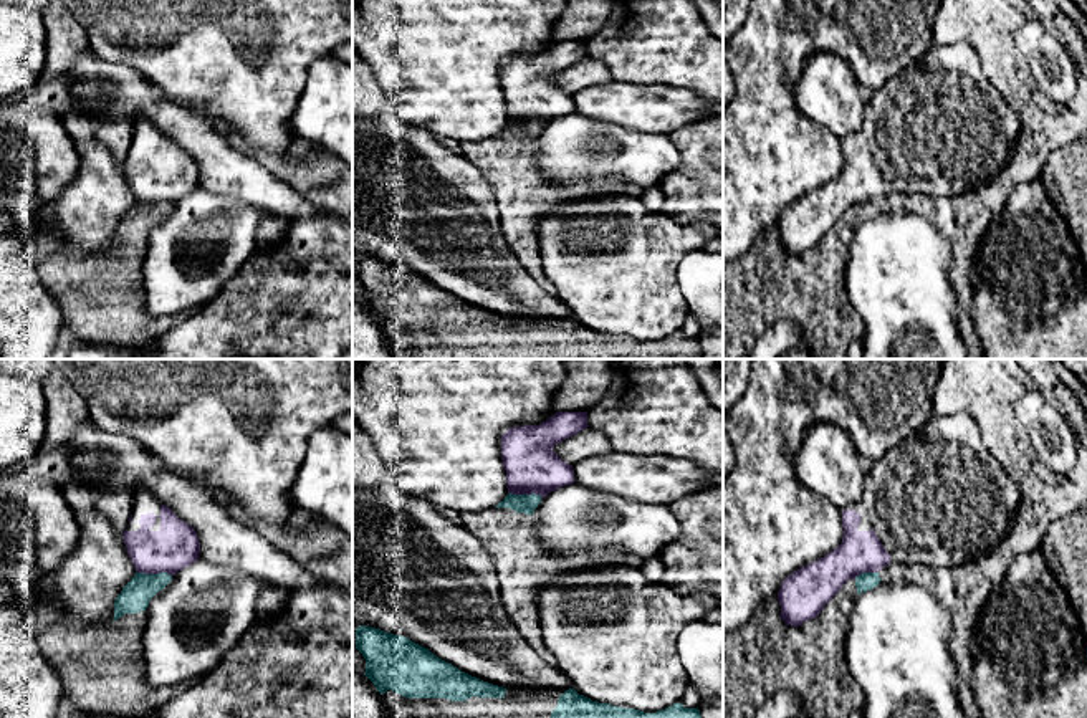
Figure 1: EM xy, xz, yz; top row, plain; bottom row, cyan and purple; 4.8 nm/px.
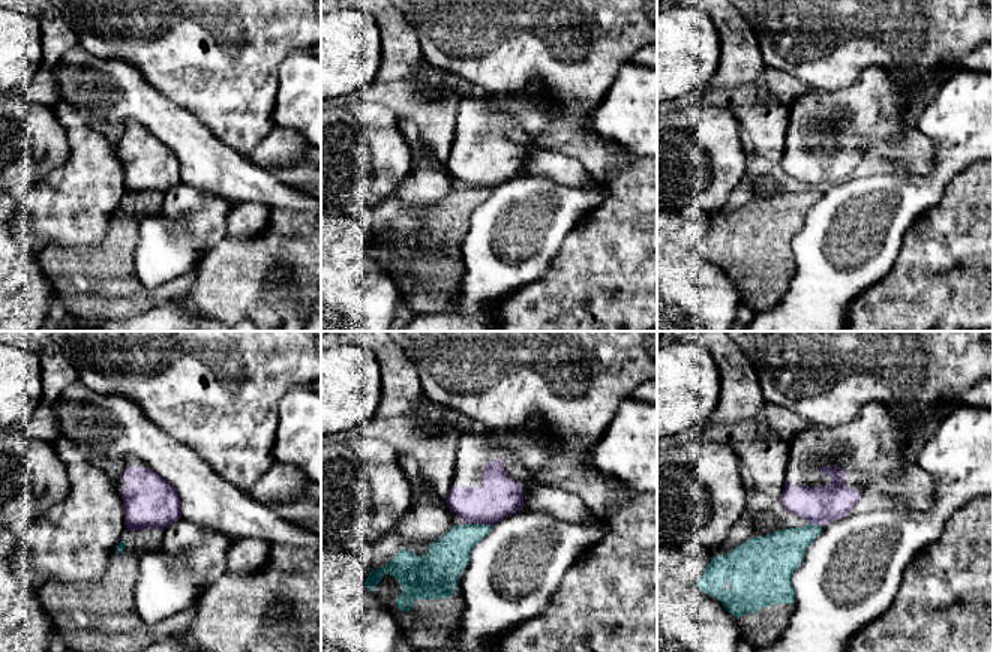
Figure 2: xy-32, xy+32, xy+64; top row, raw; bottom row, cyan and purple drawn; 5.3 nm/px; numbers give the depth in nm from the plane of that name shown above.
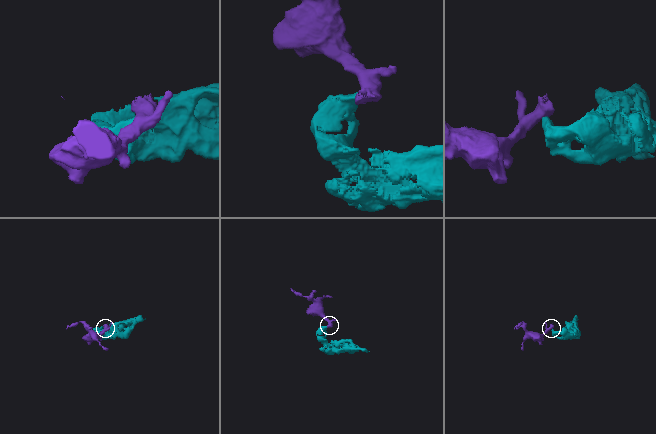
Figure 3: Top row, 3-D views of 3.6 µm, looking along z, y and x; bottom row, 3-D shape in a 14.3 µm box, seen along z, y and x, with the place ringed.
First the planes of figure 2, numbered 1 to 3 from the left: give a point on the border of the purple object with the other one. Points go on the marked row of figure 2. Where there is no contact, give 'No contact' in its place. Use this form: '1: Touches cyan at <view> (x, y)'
1: No contact
2: Touches cyan at xy+32 (479, 525)
3: Touches cyan at xy+64 (815, 525)

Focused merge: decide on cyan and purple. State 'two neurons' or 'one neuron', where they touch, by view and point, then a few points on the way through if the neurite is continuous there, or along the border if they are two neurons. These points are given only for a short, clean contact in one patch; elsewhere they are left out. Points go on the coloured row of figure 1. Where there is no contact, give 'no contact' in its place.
two neurons; contact xy (154, 574); border xy (136, 571), (167, 573), (171, 576)

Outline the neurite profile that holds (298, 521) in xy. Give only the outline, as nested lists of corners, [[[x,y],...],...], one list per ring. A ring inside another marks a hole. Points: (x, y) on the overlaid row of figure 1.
[[[293,511],[293,515],[288,518],[286,529],[291,534],[299,534],[316,524],[321,524],[321,521],[309,511]]]

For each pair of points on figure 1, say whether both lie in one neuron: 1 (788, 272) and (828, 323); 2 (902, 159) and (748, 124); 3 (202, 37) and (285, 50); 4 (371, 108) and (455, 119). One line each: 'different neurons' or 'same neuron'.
1: same neuron
2: different neurons
3: same neuron
4: different neurons

